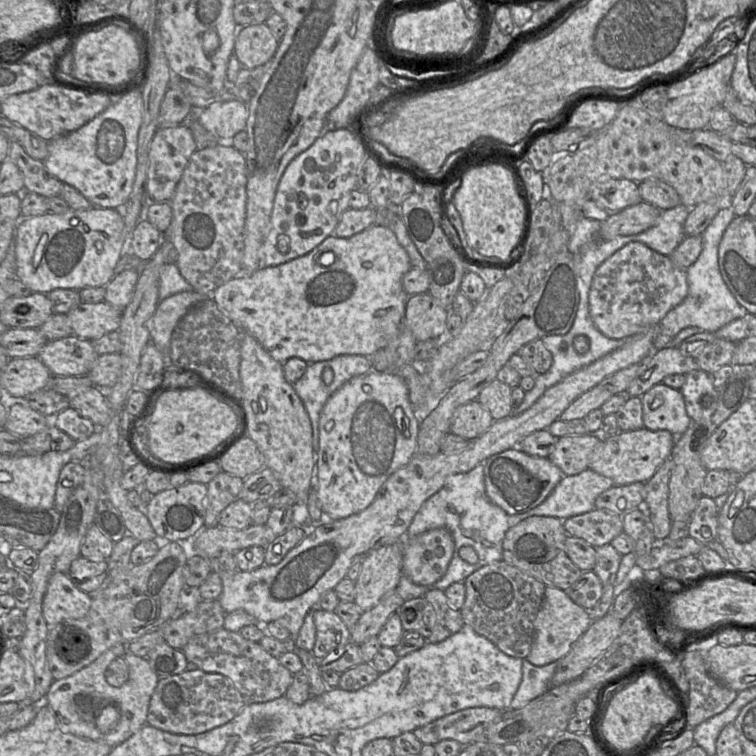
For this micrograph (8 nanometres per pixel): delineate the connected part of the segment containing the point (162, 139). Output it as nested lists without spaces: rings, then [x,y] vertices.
[[[186,124],[158,128],[149,148],[148,191],[152,202],[168,202],[172,199],[177,184],[197,146]]]

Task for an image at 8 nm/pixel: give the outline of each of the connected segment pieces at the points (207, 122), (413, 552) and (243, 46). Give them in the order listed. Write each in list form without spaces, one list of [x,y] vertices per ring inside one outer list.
[[[239,99],[217,101],[196,111],[199,122],[223,142],[230,142],[237,133],[246,130],[248,117],[248,104]]]
[[[435,528],[406,539],[403,544],[403,575],[418,585],[436,583],[447,571],[454,546],[453,537],[445,528]]]
[[[266,23],[239,27],[234,55],[242,67],[253,69],[267,64],[274,57],[279,43]]]

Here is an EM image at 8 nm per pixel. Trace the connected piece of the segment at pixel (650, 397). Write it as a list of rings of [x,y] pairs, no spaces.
[[[658,383],[640,396],[644,428],[651,431],[667,430],[674,436],[682,435],[691,419],[679,389]]]

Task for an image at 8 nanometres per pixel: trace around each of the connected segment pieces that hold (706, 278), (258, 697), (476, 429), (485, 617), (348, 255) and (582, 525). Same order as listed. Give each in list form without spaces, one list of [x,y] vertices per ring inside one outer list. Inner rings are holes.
[[[731,207],[721,208],[702,233],[702,251],[697,260],[686,269],[688,295],[655,326],[655,334],[674,337],[687,327],[697,327],[714,333],[733,320],[744,317],[748,312],[741,306],[725,284],[718,264],[718,248],[722,236],[735,218]]]
[[[222,627],[219,630],[196,635],[181,649],[188,662],[207,673],[219,673],[232,680],[246,705],[271,701],[285,695],[293,676],[278,660],[257,642]]]
[[[475,399],[460,406],[454,413],[450,433],[474,440],[493,424],[490,412]]]
[[[505,561],[484,566],[464,580],[465,601],[459,610],[464,624],[490,640],[503,653],[526,659],[535,637],[534,621],[541,607],[546,585]]]
[[[375,224],[349,238],[339,238],[330,235],[308,254],[287,263],[260,268],[249,274],[242,273],[214,290],[211,294],[211,298],[214,300],[220,311],[242,332],[246,332],[254,337],[263,349],[266,350],[274,360],[280,362],[282,365],[285,361],[293,357],[300,358],[310,364],[330,360],[339,355],[354,354],[371,356],[379,349],[385,347],[392,338],[396,337],[404,323],[406,303],[409,296],[403,289],[402,279],[411,269],[409,256],[398,242],[392,229],[388,226]]]
[[[593,509],[564,520],[563,527],[567,535],[579,537],[596,548],[610,544],[623,532],[623,520],[616,513]]]

